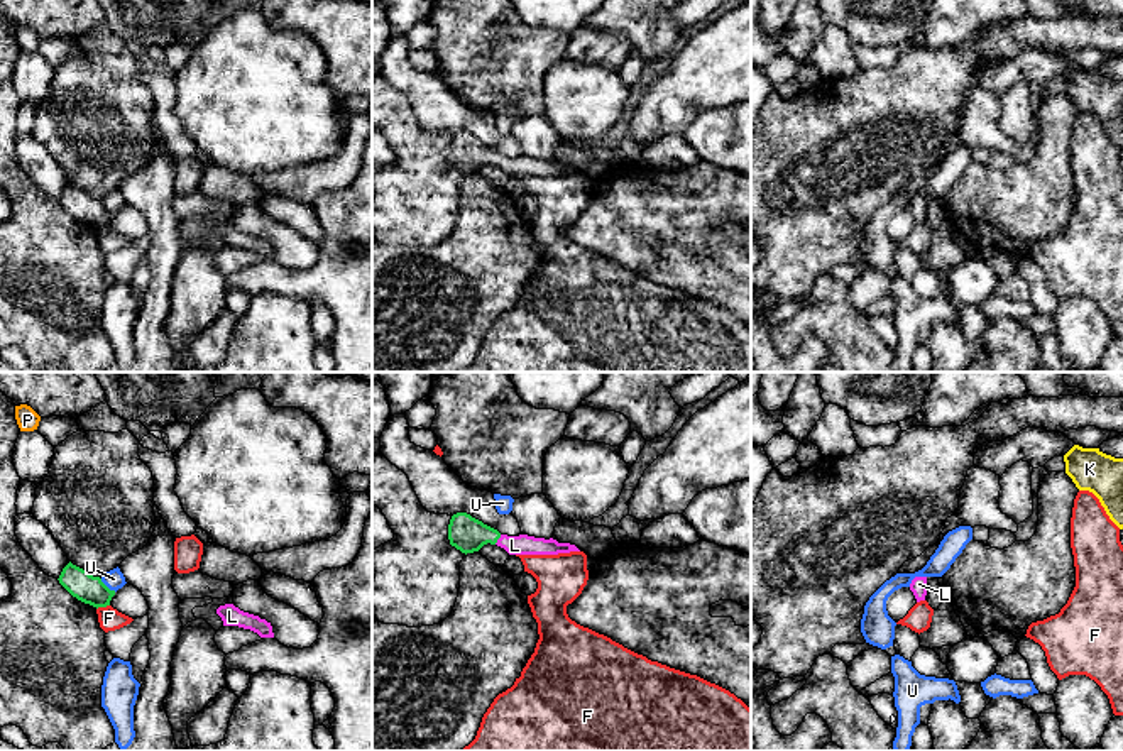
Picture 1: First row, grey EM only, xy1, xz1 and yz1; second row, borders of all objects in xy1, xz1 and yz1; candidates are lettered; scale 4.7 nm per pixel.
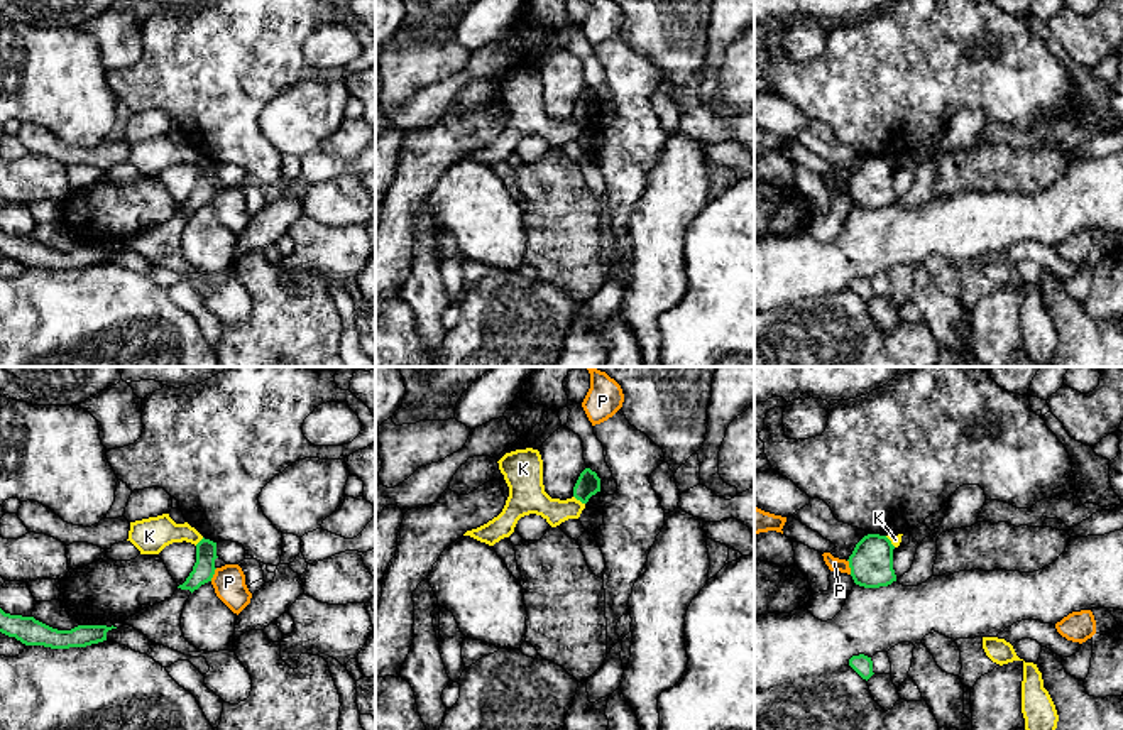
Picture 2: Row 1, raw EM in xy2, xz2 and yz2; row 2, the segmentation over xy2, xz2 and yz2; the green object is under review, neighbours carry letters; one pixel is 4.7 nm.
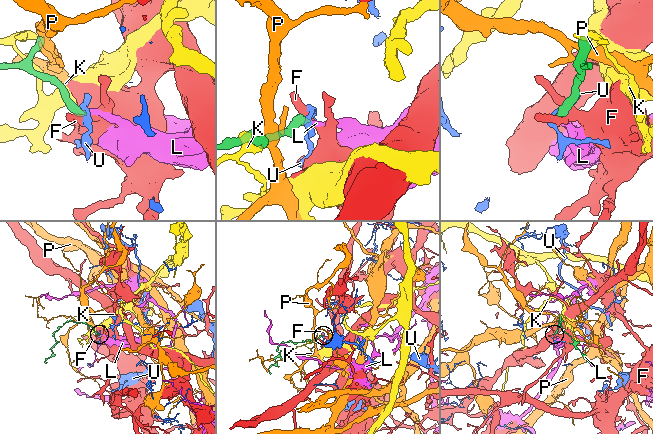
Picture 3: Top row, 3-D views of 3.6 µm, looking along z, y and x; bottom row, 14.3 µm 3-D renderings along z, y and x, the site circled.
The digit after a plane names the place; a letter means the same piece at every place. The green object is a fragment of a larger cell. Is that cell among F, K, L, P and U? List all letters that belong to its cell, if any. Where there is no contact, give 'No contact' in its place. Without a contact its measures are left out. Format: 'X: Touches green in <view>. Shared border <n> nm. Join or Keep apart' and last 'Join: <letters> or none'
F: Touches green in xy1. Shared border 70 nm. Keep apart
K: Touches green in xz2. Shared border 70 nm. Keep apart
L: Touches green in xz1. Shared border 60 nm. Join
P: Touches green in yz2. Shared border 70 nm. Keep apart
U: Touches green in xy1. Shared border 100 nm. Keep apart
Join: L

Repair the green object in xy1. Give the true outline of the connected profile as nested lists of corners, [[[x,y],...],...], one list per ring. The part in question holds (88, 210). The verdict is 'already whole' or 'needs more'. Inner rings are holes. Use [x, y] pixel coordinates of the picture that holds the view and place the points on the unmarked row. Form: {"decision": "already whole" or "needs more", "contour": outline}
{"decision": "already whole", "contour": [[[71,183],[63,189],[58,201],[73,218],[96,230],[110,227],[115,217],[115,211],[110,211],[100,198],[90,196]]]}

